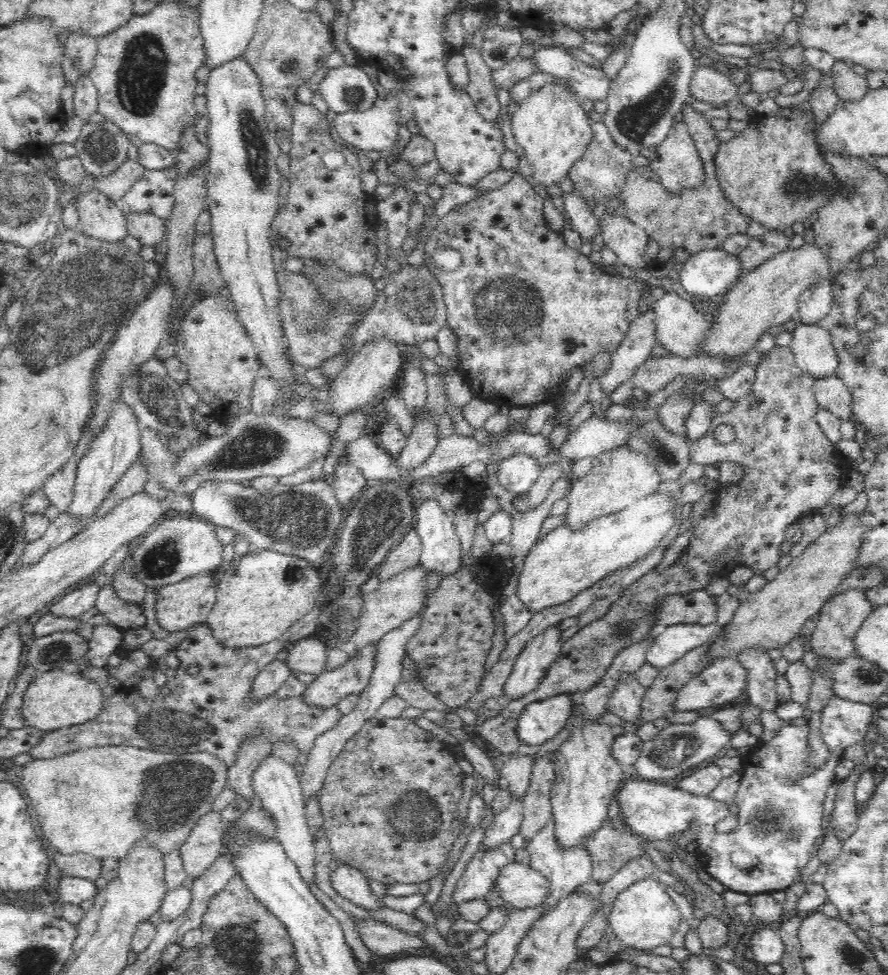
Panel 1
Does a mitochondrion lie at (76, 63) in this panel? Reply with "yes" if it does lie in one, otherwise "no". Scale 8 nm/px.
yes

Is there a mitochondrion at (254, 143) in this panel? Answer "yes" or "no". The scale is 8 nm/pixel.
yes

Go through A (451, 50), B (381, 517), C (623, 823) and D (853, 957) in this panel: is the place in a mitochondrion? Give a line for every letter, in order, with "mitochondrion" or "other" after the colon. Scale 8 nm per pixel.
A: other
B: mitochondrion
C: other
D: mitochondrion

